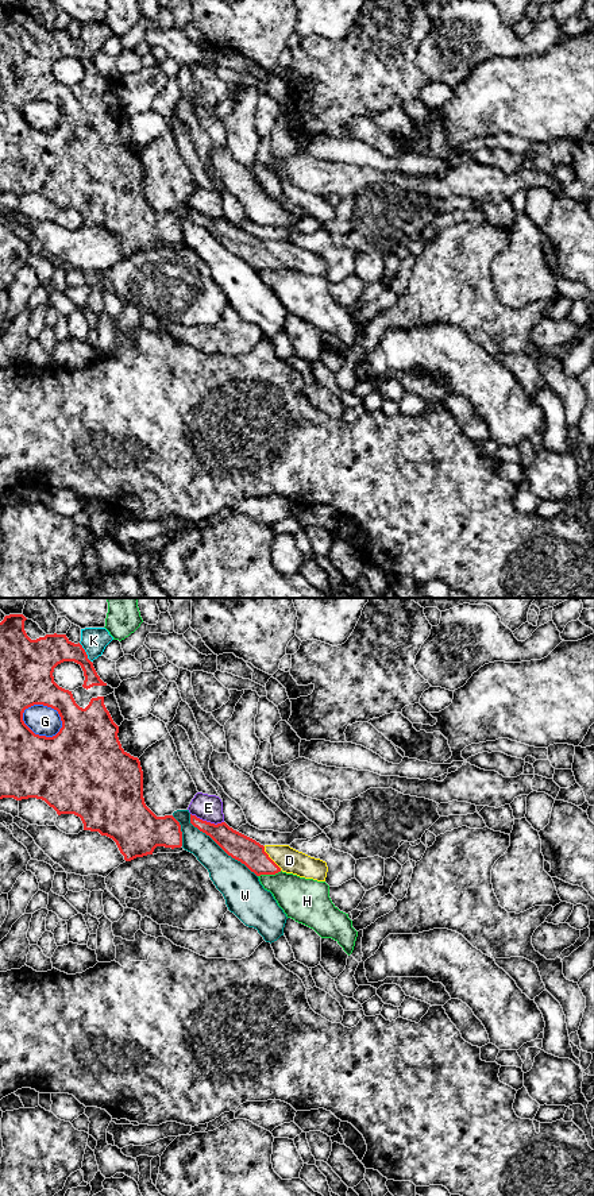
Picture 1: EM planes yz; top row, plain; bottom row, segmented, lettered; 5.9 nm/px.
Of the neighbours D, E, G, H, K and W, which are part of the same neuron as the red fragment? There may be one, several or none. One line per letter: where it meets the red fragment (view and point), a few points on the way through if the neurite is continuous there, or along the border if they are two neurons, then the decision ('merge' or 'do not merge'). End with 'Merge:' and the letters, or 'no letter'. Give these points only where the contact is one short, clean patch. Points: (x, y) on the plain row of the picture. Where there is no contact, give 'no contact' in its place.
D: contact yz (270, 254); way yz (239, 242), (258, 254), (270, 254), (289, 255); merge
E: contact yz (205, 216); border yz (191, 208), (215, 219), (223, 218); do not merge
G: contact yz (38, 130); do not merge
H: contact yz (269, 269); border yz (281, 266), (258, 272); do not merge
K: contact yz (85, 47); border yz (78, 38), (91, 57); do not merge
W: contact yz (220, 242); do not merge
Merge: D

